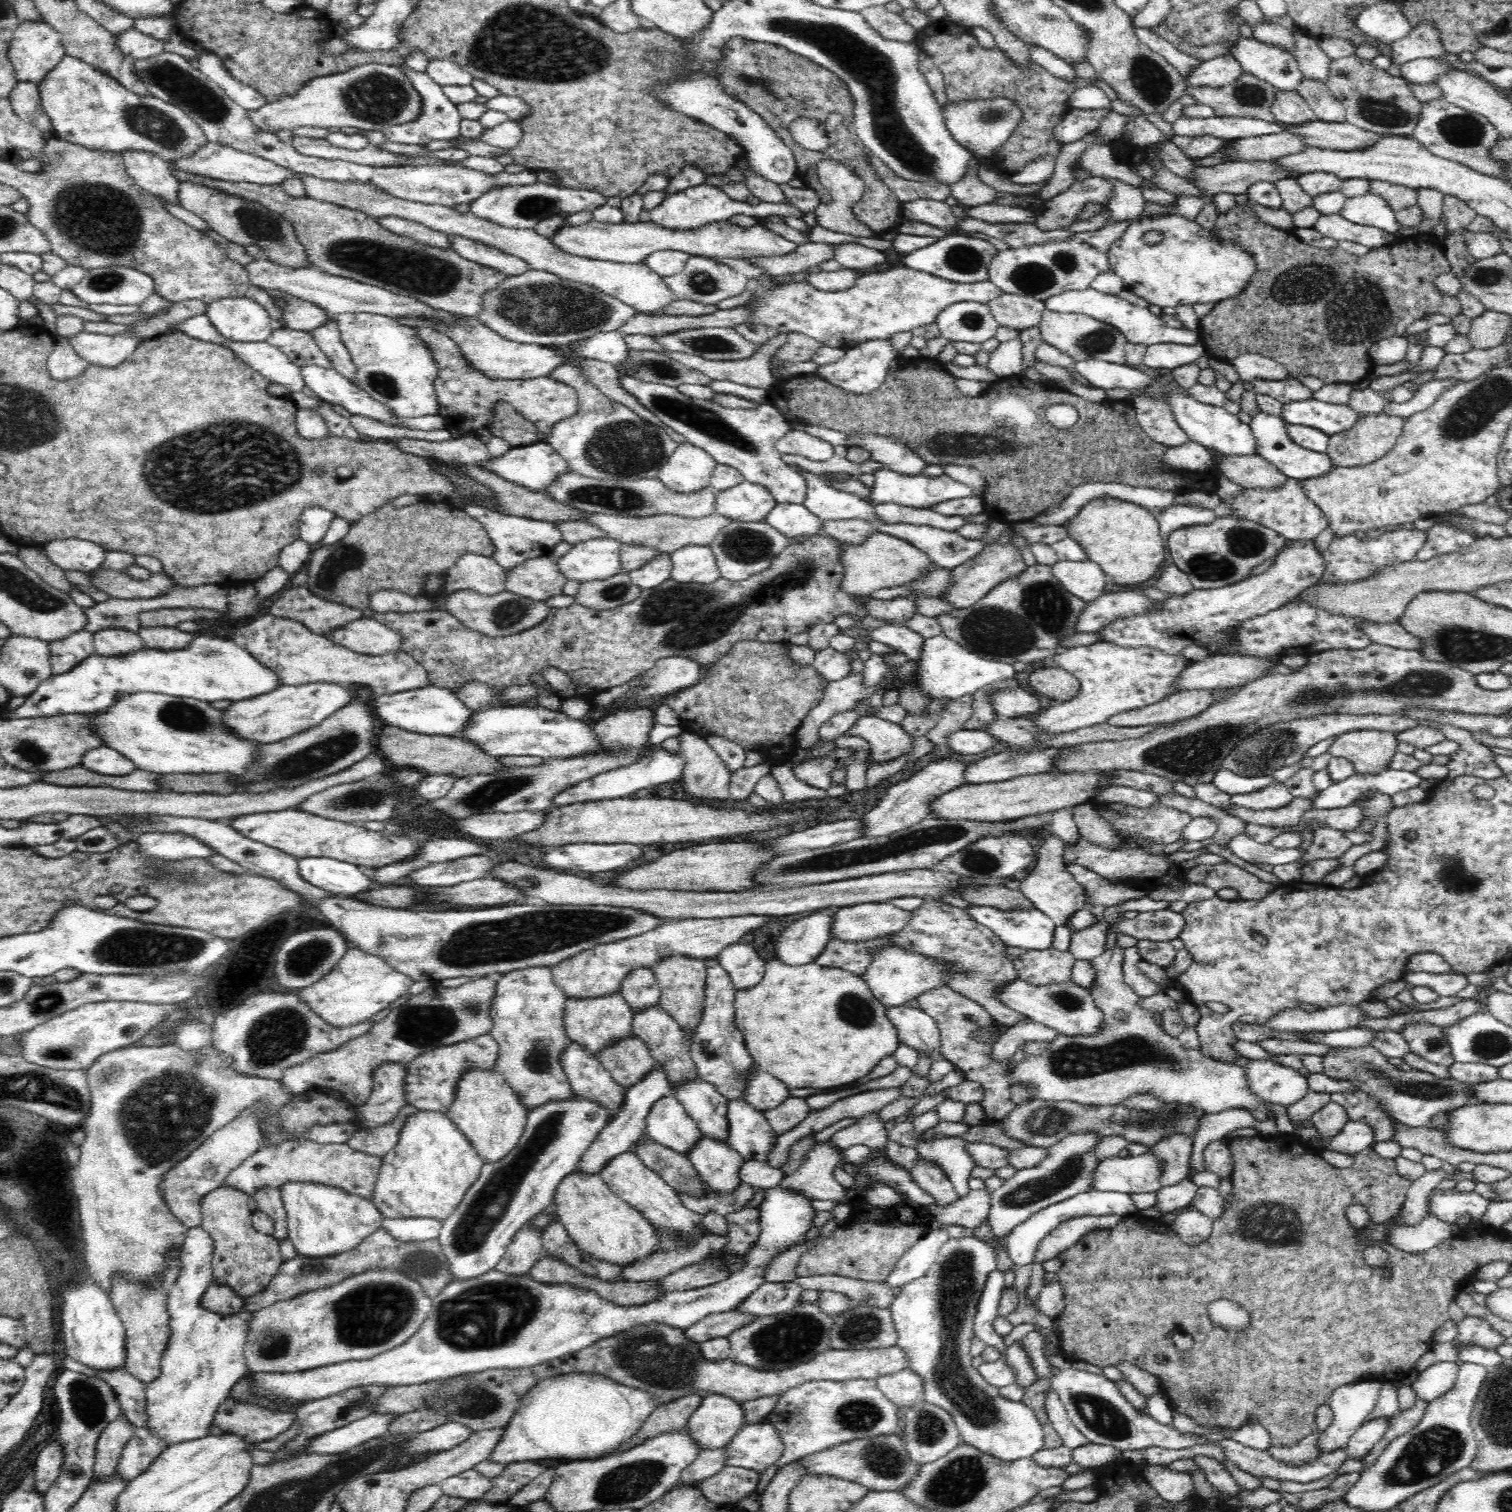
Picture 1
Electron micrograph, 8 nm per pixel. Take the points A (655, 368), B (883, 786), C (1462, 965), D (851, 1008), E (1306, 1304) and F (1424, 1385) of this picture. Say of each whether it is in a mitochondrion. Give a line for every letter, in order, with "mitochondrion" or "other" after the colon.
A: mitochondrion
B: other
C: other
D: mitochondrion
E: other
F: other

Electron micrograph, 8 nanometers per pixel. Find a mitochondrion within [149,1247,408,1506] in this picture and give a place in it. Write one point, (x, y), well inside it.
(346, 1410)

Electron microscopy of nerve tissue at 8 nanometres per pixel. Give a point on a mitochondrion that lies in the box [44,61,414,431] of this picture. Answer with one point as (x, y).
(97, 218)

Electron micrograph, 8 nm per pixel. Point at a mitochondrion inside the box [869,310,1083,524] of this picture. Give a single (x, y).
(963, 444)

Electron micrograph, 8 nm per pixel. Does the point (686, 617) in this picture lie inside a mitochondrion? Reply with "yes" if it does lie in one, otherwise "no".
yes

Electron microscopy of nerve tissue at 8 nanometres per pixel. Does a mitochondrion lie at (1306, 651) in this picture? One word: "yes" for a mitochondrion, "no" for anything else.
no

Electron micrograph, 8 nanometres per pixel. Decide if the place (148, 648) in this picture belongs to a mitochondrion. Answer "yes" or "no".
no

